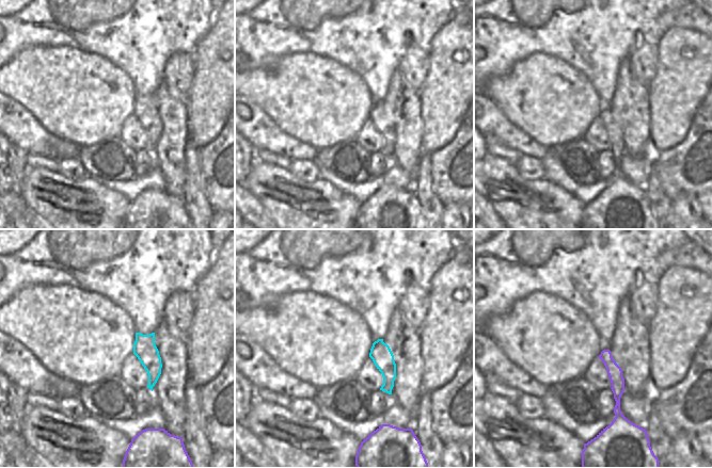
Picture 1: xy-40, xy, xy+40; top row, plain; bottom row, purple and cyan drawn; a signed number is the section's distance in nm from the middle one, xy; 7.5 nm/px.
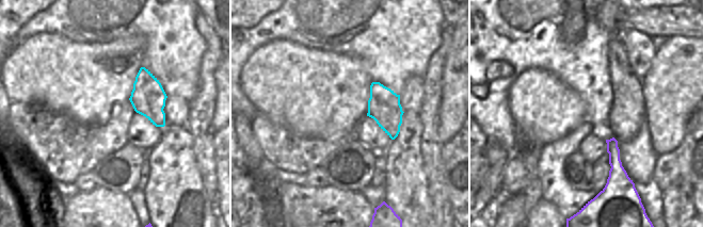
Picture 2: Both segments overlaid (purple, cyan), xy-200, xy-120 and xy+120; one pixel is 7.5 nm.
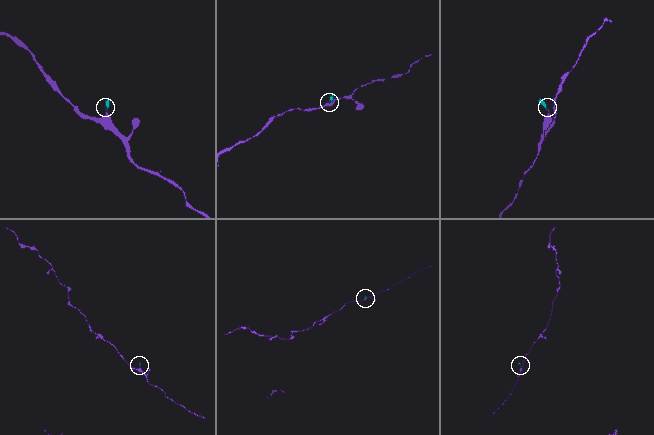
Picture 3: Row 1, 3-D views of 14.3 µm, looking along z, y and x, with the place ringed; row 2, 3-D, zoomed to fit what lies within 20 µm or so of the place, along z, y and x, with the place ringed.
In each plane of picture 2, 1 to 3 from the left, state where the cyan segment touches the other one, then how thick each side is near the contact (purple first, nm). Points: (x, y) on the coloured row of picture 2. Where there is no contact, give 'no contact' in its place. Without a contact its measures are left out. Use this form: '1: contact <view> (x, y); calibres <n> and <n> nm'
1: no contact
2: no contact
3: no contact

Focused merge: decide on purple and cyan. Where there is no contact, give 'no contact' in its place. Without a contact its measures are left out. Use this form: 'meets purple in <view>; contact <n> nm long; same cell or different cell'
meets purple in xy+40; contact 30 nm long; same cell

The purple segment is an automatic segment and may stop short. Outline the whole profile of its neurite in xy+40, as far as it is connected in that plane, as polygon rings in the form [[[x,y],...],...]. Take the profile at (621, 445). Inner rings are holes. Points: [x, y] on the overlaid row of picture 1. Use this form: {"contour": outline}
{"contour": [[[610,350],[599,355],[603,361],[616,405],[616,417],[594,439],[584,443],[582,468],[659,468],[646,429],[628,420],[620,410],[620,398],[624,391],[621,368],[612,357]]]}

